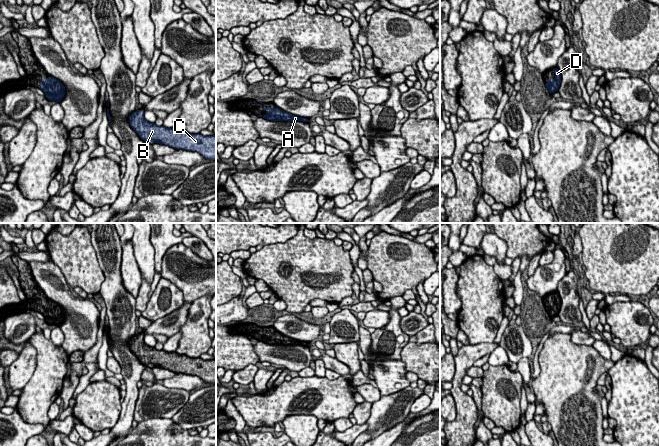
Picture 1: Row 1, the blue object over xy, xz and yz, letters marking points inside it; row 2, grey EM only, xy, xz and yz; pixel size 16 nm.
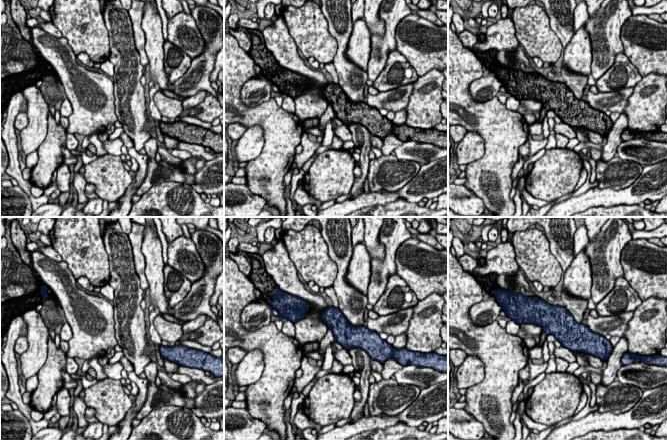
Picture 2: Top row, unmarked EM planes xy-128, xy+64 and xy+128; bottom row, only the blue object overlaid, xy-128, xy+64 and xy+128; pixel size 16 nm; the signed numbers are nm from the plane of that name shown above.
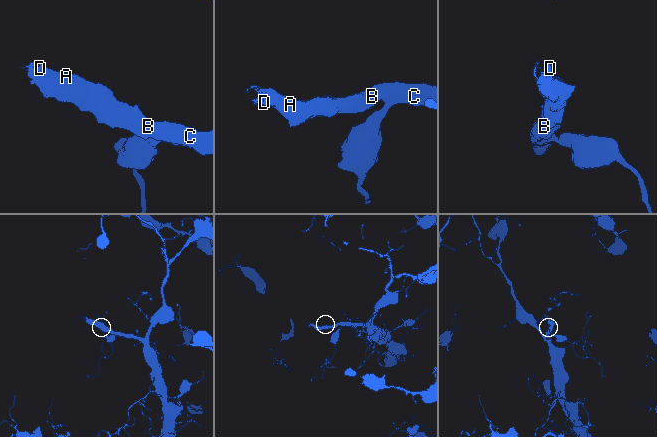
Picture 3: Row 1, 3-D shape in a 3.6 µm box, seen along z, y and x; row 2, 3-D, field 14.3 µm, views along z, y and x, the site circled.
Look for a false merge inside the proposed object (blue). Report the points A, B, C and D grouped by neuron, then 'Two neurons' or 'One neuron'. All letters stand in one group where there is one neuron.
Groups: A B C D. One neuron

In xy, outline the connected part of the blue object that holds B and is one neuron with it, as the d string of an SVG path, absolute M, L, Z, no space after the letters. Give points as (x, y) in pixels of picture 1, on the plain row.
M142 333L129 340L129 347L140 362L149 368L160 367L175 373L196 375L206 383L216 384L216 359L203 360L176 352L157 350L145 344Z

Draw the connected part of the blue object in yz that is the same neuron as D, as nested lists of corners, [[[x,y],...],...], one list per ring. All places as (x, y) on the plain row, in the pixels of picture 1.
[[[554,292],[552,293],[552,295],[555,297],[555,303],[554,304],[550,304],[548,302],[548,307],[545,307],[545,311],[546,313],[549,315],[549,318],[551,319],[553,316],[557,316],[559,311],[560,311],[560,307],[561,307],[561,298],[558,292]]]

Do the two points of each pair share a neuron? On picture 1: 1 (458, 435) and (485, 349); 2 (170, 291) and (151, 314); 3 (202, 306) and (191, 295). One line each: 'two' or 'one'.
1: one
2: one
3: two

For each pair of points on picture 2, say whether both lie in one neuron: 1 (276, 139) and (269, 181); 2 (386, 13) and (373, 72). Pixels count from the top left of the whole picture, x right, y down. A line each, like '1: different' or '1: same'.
1: same
2: same

